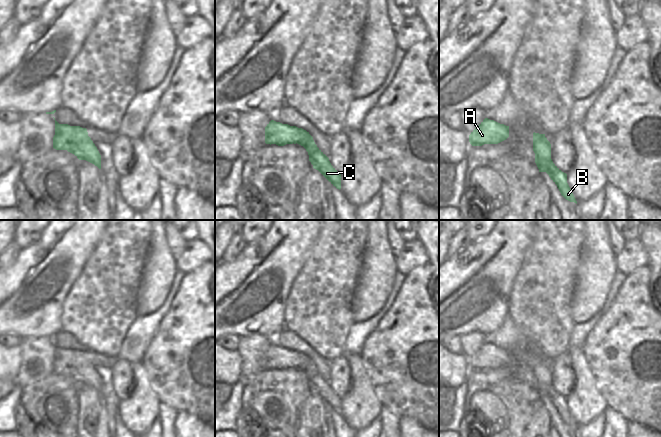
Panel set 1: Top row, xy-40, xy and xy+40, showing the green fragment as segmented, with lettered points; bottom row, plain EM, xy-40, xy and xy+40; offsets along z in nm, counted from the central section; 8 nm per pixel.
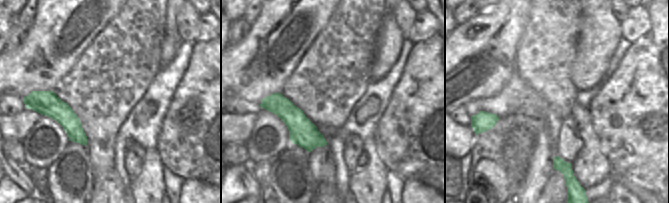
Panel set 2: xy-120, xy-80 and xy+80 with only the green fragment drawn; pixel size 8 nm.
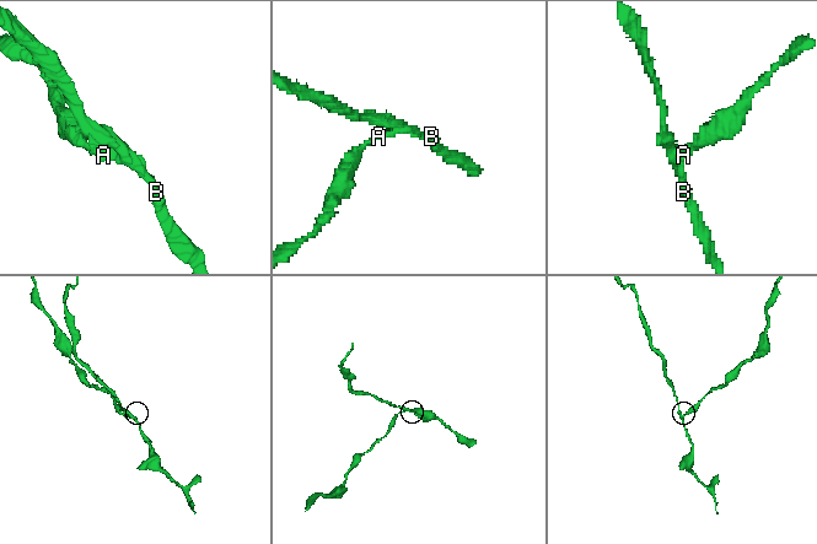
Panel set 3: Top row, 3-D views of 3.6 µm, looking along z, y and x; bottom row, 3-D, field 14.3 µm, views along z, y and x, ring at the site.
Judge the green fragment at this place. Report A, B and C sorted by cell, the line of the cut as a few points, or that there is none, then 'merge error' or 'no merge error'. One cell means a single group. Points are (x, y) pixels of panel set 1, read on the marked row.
A / B C | xy-40 (87, 135), (84, 135), (77, 141), (71, 141), (66, 149) | merge error

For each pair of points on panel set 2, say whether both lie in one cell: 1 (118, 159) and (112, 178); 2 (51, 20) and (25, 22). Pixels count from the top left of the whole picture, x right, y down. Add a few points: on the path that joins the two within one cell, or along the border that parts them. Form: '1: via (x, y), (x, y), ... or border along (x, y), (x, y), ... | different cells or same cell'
1: border along (113, 168), (125, 181), (128, 181) | different cells
2: border along (37, 10), (34, 21), (27, 31) | different cells

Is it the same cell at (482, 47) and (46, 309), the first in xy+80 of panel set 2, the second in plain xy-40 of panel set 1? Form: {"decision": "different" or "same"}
{"decision": "same"}

